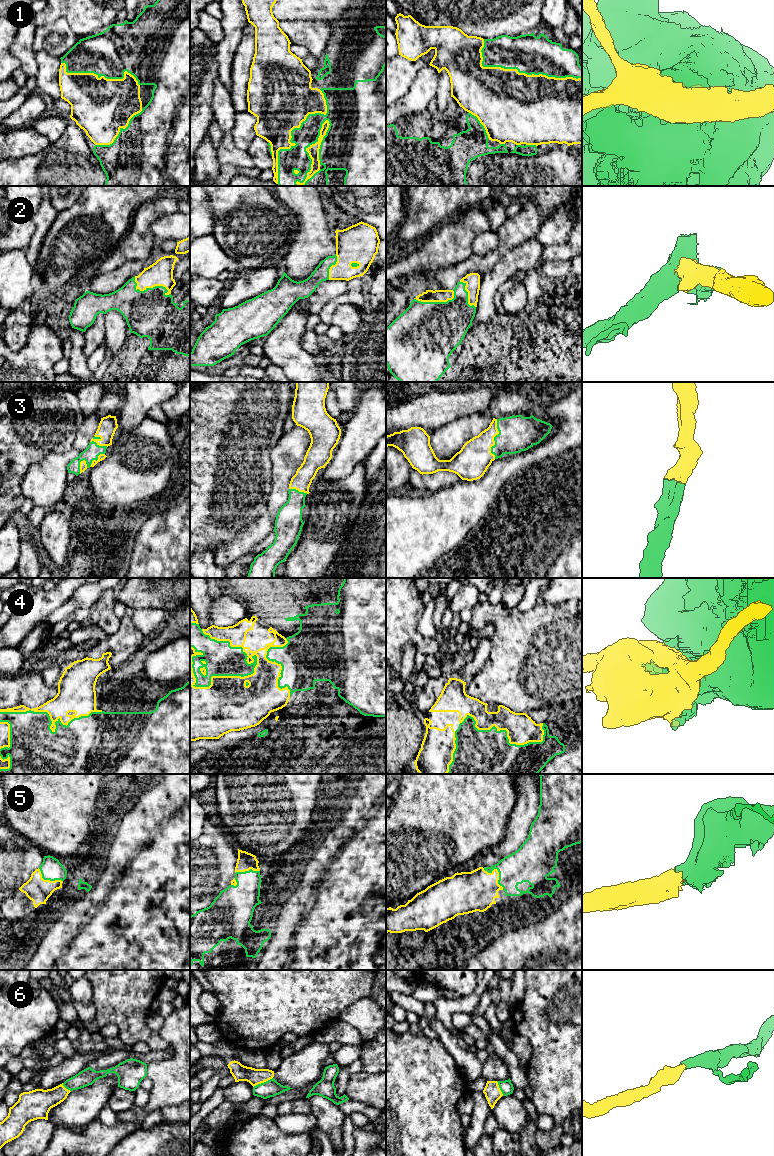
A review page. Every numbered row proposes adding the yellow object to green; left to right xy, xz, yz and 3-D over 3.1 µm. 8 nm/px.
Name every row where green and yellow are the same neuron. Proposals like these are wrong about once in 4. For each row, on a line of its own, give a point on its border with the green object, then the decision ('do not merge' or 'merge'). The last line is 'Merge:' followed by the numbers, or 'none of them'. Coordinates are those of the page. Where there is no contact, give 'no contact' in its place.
1: meets green in xz at (308, 154); do not merge
2: meets green in xy at (150, 288); merge
3: meets green in yz at (494, 439); merge
4: meets green in xz at (242, 648); do not merge
5: meets green in yz at (499, 873); merge
6: meets green in xz at (262, 1083); merge
Merge: 2, 3, 5, 6

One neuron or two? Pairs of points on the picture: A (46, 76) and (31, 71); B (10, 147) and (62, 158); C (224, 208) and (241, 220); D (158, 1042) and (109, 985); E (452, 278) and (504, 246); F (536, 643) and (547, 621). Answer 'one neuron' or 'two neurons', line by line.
A: two neurons
B: two neurons
C: one neuron
D: one neuron
E: one neuron
F: one neuron

